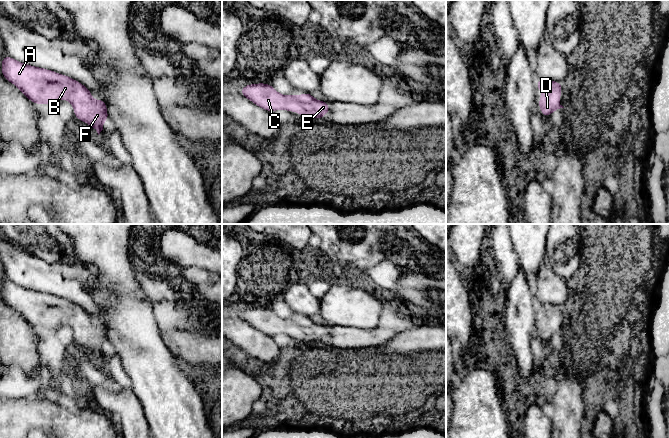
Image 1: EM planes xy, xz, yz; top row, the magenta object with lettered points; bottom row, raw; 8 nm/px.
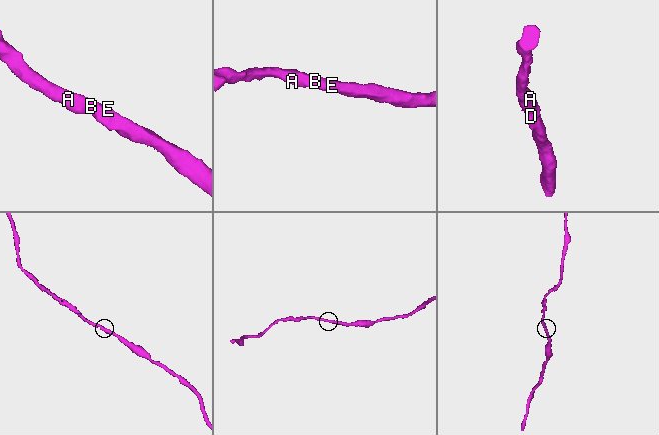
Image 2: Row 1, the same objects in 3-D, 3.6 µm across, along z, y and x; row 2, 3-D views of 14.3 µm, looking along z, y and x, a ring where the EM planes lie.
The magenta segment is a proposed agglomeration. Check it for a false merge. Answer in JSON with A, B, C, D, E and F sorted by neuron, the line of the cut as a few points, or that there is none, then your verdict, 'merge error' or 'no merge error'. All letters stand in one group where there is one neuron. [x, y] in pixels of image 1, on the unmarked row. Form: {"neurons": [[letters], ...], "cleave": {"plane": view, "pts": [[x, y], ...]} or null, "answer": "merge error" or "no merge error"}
{"neurons": [["A", "B", "C", "D", "E", "F"]], "cleave": null, "answer": "no merge error"}

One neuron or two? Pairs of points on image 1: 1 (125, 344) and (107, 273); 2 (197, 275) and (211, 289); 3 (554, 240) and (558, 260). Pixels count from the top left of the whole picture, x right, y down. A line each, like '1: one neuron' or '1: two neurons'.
1: one neuron
2: one neuron
3: one neuron

